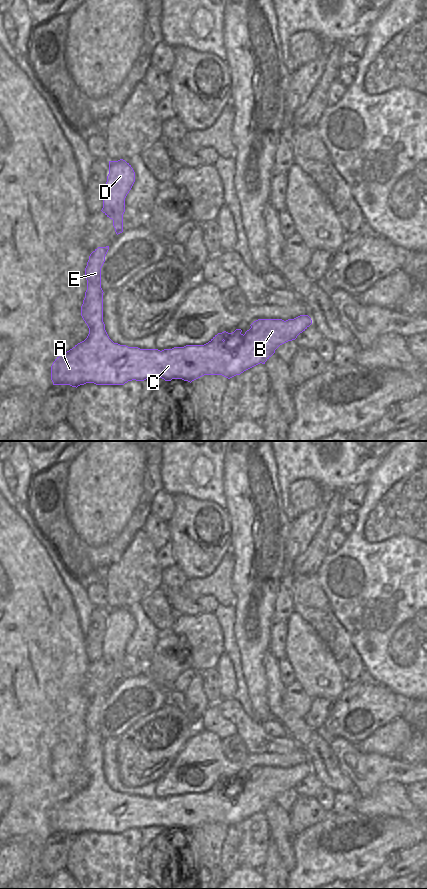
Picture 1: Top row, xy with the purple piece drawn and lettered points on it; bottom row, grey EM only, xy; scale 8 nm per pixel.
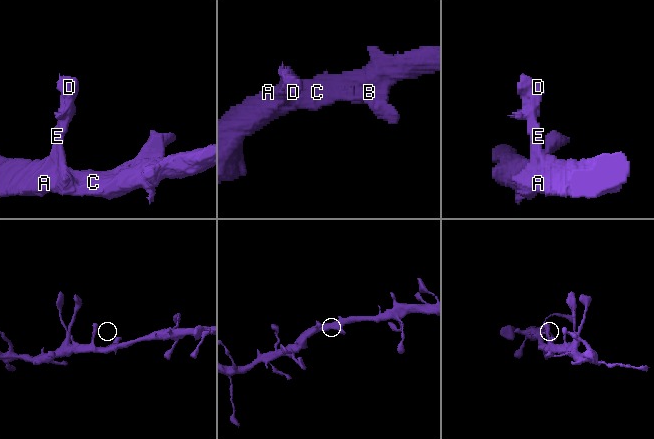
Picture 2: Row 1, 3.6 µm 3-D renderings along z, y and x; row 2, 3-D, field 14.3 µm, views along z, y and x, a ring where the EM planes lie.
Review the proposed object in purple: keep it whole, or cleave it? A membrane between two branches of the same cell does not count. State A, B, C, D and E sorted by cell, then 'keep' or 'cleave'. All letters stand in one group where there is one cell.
A B C D E | keep

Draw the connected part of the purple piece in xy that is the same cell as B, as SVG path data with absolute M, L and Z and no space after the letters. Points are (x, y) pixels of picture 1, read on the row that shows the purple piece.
M109 246L98 247L89 256L85 268L87 290L81 306L81 316L89 328L87 338L55 359L51 366L53 385L78 387L86 383L96 385L124 385L128 381L144 381L160 377L165 381L182 379L192 382L204 375L222 375L228 379L265 362L282 344L295 340L305 331L312 320L308 315L300 315L286 321L282 319L258 319L243 335L241 329L232 333L226 331L215 335L204 345L186 345L172 349L140 349L114 343L108 336L103 322L103 290L101 288L101 268Z

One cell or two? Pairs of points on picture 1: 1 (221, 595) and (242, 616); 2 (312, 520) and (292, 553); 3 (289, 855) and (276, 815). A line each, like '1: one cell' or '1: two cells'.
1: two cells
2: one cell
3: one cell

